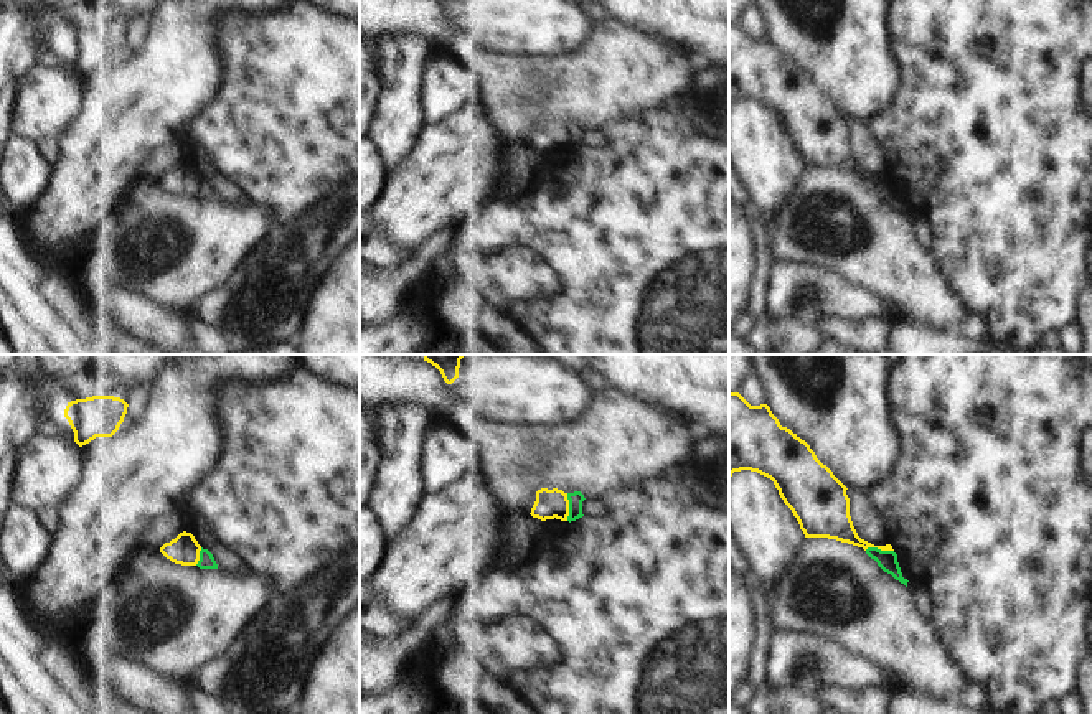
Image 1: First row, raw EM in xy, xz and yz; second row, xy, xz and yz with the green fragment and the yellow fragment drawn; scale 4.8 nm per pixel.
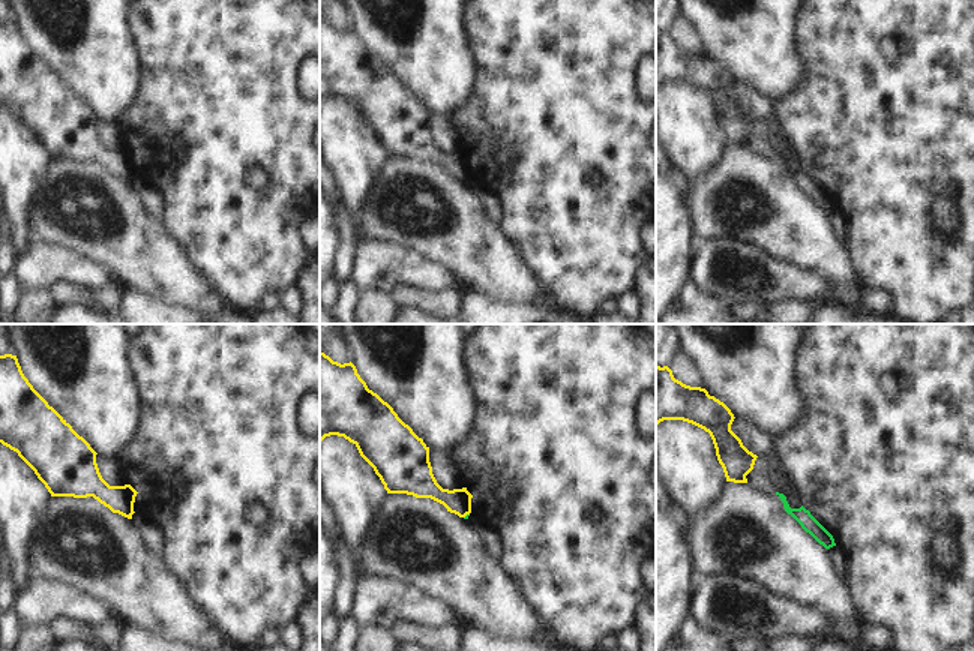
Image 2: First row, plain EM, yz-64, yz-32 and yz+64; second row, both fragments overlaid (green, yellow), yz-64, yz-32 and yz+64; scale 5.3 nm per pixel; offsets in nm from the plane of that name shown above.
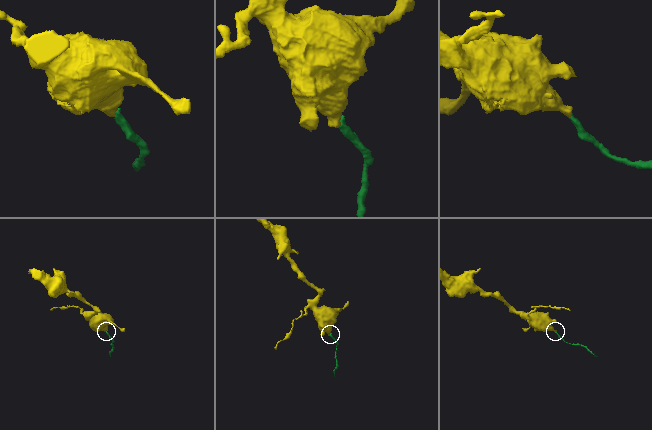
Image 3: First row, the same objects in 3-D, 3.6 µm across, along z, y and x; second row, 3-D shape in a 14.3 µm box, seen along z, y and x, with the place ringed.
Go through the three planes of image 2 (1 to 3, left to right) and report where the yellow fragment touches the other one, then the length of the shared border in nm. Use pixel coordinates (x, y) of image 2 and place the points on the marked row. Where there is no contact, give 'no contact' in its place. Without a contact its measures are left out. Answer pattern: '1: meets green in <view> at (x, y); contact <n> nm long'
1: no contact
2: meets green in yz-32 at (465, 516); contact 40 nm long
3: no contact

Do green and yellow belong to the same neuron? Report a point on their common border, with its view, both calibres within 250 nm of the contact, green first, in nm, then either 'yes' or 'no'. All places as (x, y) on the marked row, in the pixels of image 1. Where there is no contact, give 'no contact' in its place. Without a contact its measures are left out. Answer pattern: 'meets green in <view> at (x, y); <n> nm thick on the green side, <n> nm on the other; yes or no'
meets green in yz at (880, 549); 100 nm thick on the green side, 150 nm on the other; no

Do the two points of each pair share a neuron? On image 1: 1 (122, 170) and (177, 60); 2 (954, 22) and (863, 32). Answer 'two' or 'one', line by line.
1: one
2: two

